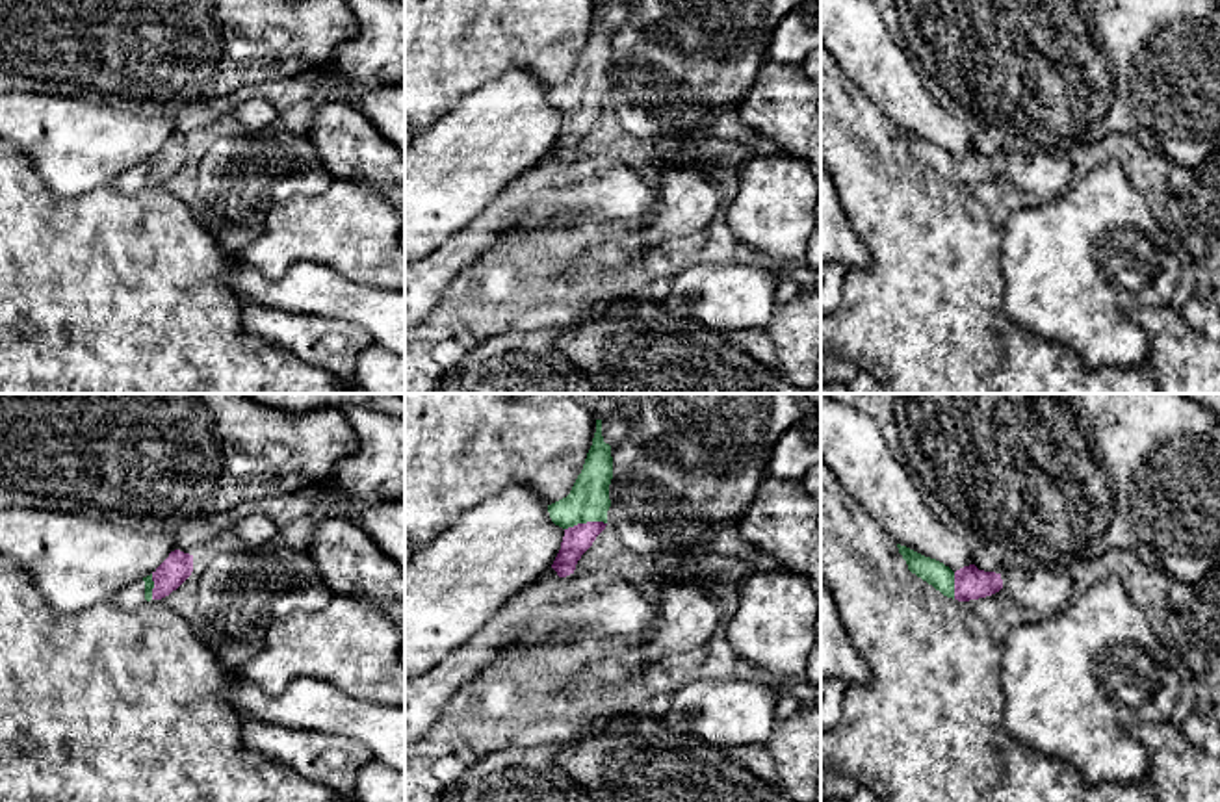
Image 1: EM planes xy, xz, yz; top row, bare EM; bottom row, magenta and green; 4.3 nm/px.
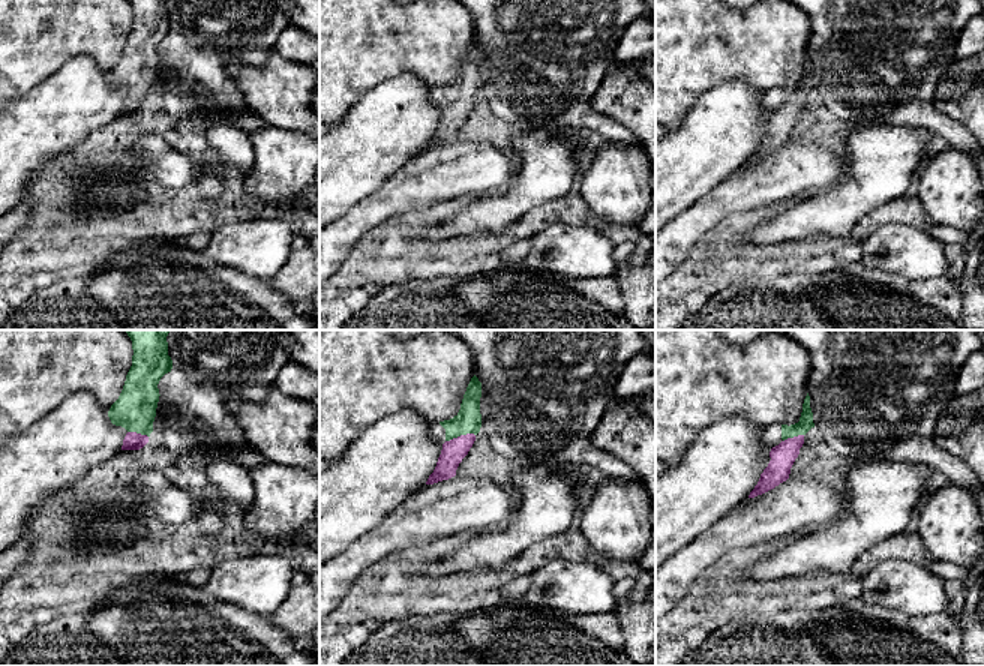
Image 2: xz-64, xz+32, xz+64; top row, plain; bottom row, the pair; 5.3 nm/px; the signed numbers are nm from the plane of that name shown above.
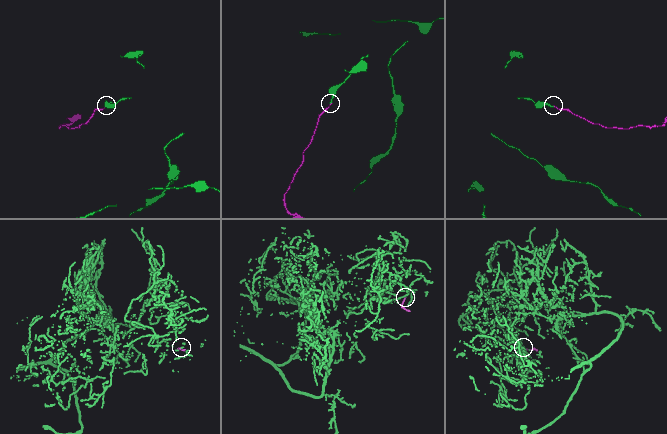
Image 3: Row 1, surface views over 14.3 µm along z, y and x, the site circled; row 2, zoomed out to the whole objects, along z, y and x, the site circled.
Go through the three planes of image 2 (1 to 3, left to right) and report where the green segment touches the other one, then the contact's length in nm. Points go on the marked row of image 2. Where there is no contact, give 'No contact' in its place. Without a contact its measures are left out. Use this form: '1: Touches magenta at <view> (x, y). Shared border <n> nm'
1: Touches magenta at xz-64 (138, 434). Shared border 120 nm
2: Touches magenta at xz+32 (461, 435). Shared border 170 nm
3: Touches magenta at xz+64 (794, 437). Shared border 120 nm

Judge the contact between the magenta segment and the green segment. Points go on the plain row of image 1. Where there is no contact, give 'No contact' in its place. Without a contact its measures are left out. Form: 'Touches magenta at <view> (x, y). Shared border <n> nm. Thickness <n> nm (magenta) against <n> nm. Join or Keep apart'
Touches magenta at xz (587, 106). Shared border 190 nm. Thickness 120 nm (magenta) against 180 nm. Join

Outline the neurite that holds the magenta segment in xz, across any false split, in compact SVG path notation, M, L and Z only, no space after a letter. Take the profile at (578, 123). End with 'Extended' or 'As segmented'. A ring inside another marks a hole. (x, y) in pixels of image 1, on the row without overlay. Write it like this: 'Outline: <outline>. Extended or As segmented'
Outline: M596 4L592 30L570 78L548 89L552 106L565 113L561 134L552 149L559 162L574 158L581 139L605 113L611 63L611 30L604 26L602 4Z. Extended

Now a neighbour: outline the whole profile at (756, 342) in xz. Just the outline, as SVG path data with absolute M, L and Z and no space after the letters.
M769 329L726 332L726 340L765 366L778 368L778 356Z

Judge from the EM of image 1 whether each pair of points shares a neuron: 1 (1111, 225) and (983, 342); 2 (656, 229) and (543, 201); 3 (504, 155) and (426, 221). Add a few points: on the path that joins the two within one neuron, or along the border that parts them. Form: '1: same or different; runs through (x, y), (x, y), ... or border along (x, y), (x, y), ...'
1: different; border along (1001, 277), (1003, 314), (1048, 340)
2: different; border along (656, 184), (656, 201), (637, 221)
3: same; runs through (483, 162), (444, 201)

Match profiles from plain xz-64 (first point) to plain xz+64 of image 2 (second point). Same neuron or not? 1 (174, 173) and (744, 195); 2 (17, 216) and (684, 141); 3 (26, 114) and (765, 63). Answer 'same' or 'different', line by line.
1: same
2: different
3: different

